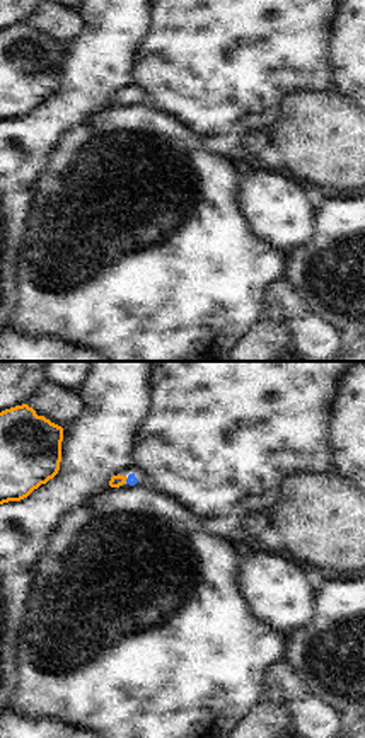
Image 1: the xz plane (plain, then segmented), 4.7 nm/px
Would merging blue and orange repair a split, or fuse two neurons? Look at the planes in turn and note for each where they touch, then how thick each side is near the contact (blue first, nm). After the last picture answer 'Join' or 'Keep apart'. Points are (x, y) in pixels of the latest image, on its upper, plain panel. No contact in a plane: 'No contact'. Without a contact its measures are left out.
Touches blue at (127, 99). Thickness 50 nm (blue) against 60 nm

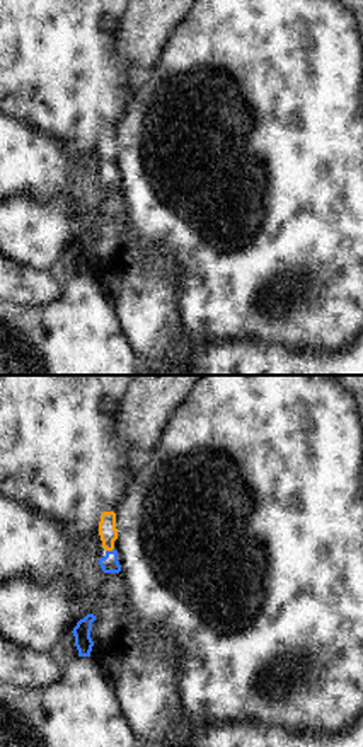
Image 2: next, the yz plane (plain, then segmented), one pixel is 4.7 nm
Touches blue at (109, 169). Thickness 90 nm (blue) against 90 nm

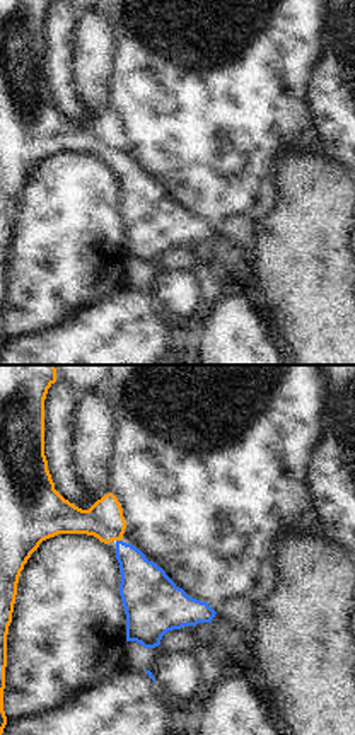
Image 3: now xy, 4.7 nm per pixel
Touches blue at (120, 159). Thickness 240 nm (blue) against 180 nm

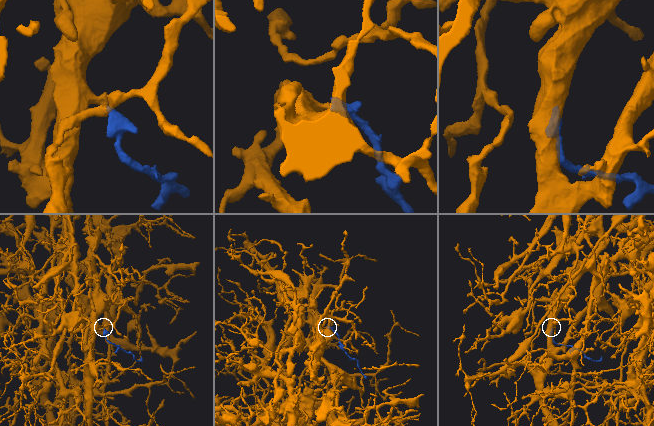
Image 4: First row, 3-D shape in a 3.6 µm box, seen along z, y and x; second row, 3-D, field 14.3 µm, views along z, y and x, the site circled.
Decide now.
Join

